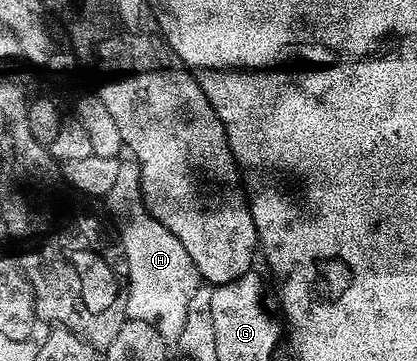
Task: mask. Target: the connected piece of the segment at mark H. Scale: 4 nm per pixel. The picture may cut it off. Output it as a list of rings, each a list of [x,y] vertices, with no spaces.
[[[133,158],[123,159],[120,163],[120,171],[116,173],[116,182],[112,190],[104,198],[104,204],[110,207],[114,220],[118,223],[118,236],[122,239],[120,252],[126,256],[126,272],[124,268],[124,280],[126,278],[126,313],[131,320],[148,322],[159,332],[166,342],[177,341],[178,336],[184,330],[184,318],[190,309],[190,302],[199,295],[200,277],[192,258],[188,258],[188,250],[180,243],[180,238],[172,234],[172,230],[165,228],[156,218],[152,218],[142,205],[142,183],[140,182],[140,166]]]

